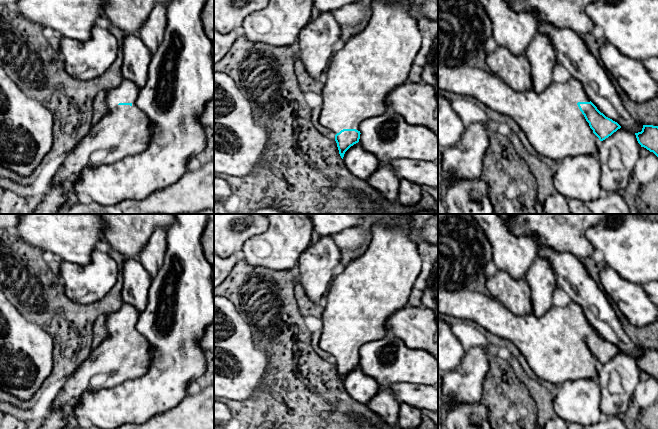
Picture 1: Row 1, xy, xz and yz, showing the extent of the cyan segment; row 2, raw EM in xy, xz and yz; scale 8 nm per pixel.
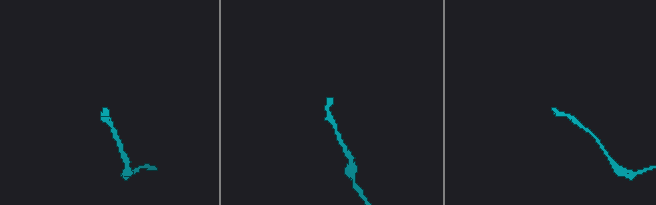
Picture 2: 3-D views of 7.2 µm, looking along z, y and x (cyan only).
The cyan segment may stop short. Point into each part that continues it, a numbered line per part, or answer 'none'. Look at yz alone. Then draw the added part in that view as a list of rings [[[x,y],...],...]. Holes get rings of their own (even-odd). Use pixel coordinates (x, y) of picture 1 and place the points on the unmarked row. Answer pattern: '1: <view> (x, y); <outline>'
1: yz (556, 352); [[[438,288],[438,313],[464,321],[472,321],[495,336],[512,342],[523,354],[538,379],[557,386],[567,381],[597,379],[599,362],[580,335],[578,326],[590,326],[581,308],[574,302],[565,307],[551,306],[541,316],[533,313],[516,315],[492,296],[471,289],[448,291]]]

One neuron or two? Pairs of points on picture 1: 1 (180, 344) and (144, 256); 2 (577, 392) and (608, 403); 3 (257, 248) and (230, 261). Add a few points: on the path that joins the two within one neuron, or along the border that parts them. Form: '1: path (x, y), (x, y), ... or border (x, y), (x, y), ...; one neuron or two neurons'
1: border (164, 256), (163, 263), (153, 278); two neurons
2: border (597, 380), (600, 393), (600, 410), (602, 412); two neurons
3: border (254, 236), (244, 243), (241, 248), (240, 257); two neurons

